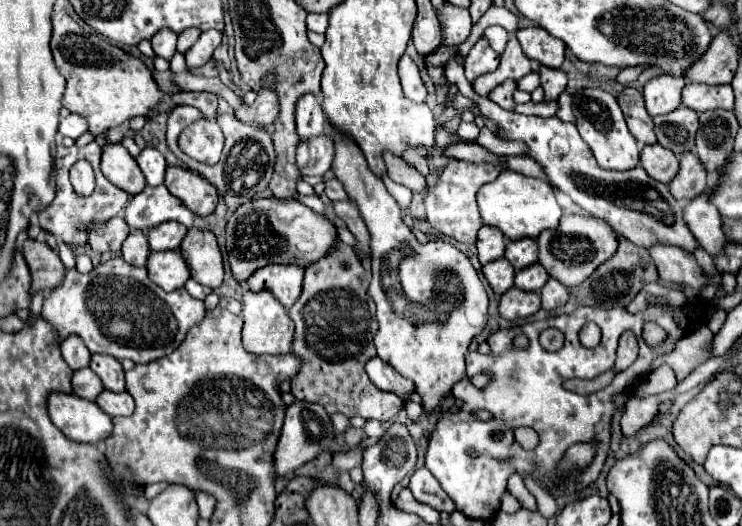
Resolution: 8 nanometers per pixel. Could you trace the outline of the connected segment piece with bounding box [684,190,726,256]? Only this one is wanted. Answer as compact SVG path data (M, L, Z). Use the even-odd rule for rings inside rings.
M710 190L694 198L686 206L684 214L688 220L688 228L696 236L698 244L702 244L702 248L714 256L716 252L720 252L720 248L724 248L726 234L722 232L720 214L716 212L716 208L712 208L712 204L708 204L708 196L710 196Z

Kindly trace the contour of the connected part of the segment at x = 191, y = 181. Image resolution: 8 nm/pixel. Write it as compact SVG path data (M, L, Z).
M168 166L166 168L166 188L180 198L196 216L208 216L218 204L218 192L212 184L192 170Z

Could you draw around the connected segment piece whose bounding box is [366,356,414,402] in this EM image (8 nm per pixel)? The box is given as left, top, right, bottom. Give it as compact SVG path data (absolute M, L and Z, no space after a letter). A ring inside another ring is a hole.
M378 356L368 360L366 364L366 374L372 380L372 384L382 390L382 392L392 392L400 400L410 402L410 394L414 394L414 382L400 372L396 372L390 364L380 360Z

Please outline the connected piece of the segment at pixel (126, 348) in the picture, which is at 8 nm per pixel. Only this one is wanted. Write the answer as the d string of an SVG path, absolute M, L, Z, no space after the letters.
M120 256L94 266L88 274L80 274L76 268L66 270L64 282L48 292L42 306L42 318L56 328L62 340L76 334L92 354L130 358L136 364L148 364L174 352L188 328L204 318L204 312L204 302L192 298L186 288L164 292L150 282L146 268L132 266Z

